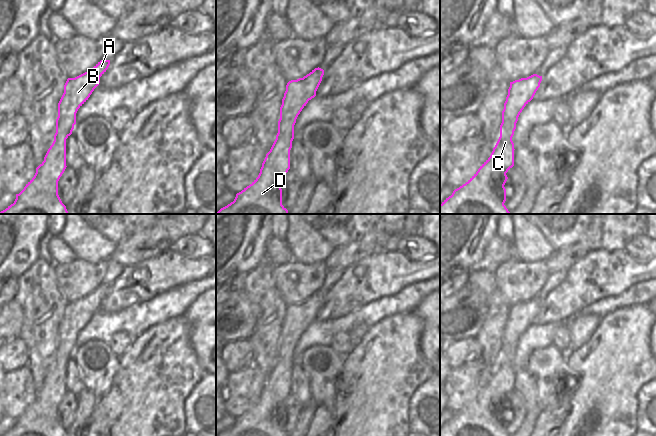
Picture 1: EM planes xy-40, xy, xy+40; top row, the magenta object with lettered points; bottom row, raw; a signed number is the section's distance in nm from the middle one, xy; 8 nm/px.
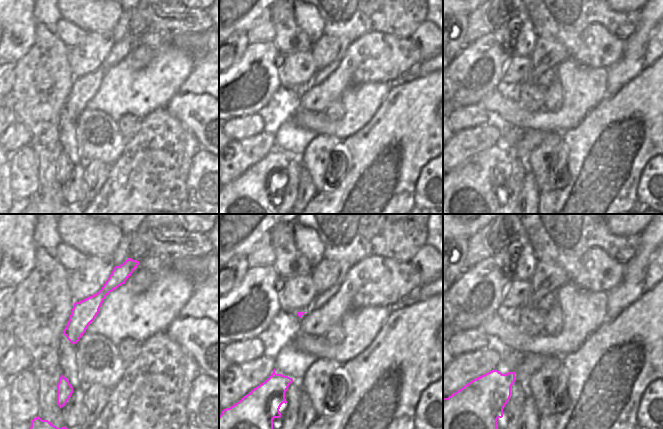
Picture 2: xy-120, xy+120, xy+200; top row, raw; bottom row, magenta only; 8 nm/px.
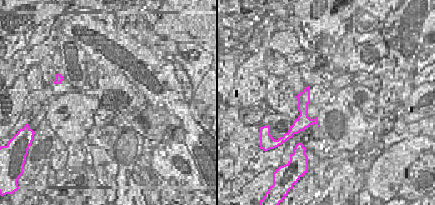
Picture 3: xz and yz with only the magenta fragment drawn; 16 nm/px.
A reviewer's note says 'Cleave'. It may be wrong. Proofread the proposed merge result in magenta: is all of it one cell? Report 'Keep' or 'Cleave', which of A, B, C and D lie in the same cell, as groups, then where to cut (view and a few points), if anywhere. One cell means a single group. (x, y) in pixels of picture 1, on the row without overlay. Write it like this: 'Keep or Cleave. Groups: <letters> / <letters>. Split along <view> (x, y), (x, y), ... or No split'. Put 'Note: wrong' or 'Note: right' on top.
Note: wrong
Keep. Groups: A B C D. No split.

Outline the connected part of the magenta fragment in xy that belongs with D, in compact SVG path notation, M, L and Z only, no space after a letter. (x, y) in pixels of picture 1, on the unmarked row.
M318 291L303 302L287 307L280 331L278 357L258 401L218 436L288 436L282 429L280 409L290 393L294 349L308 325L316 320L323 299L324 294Z

